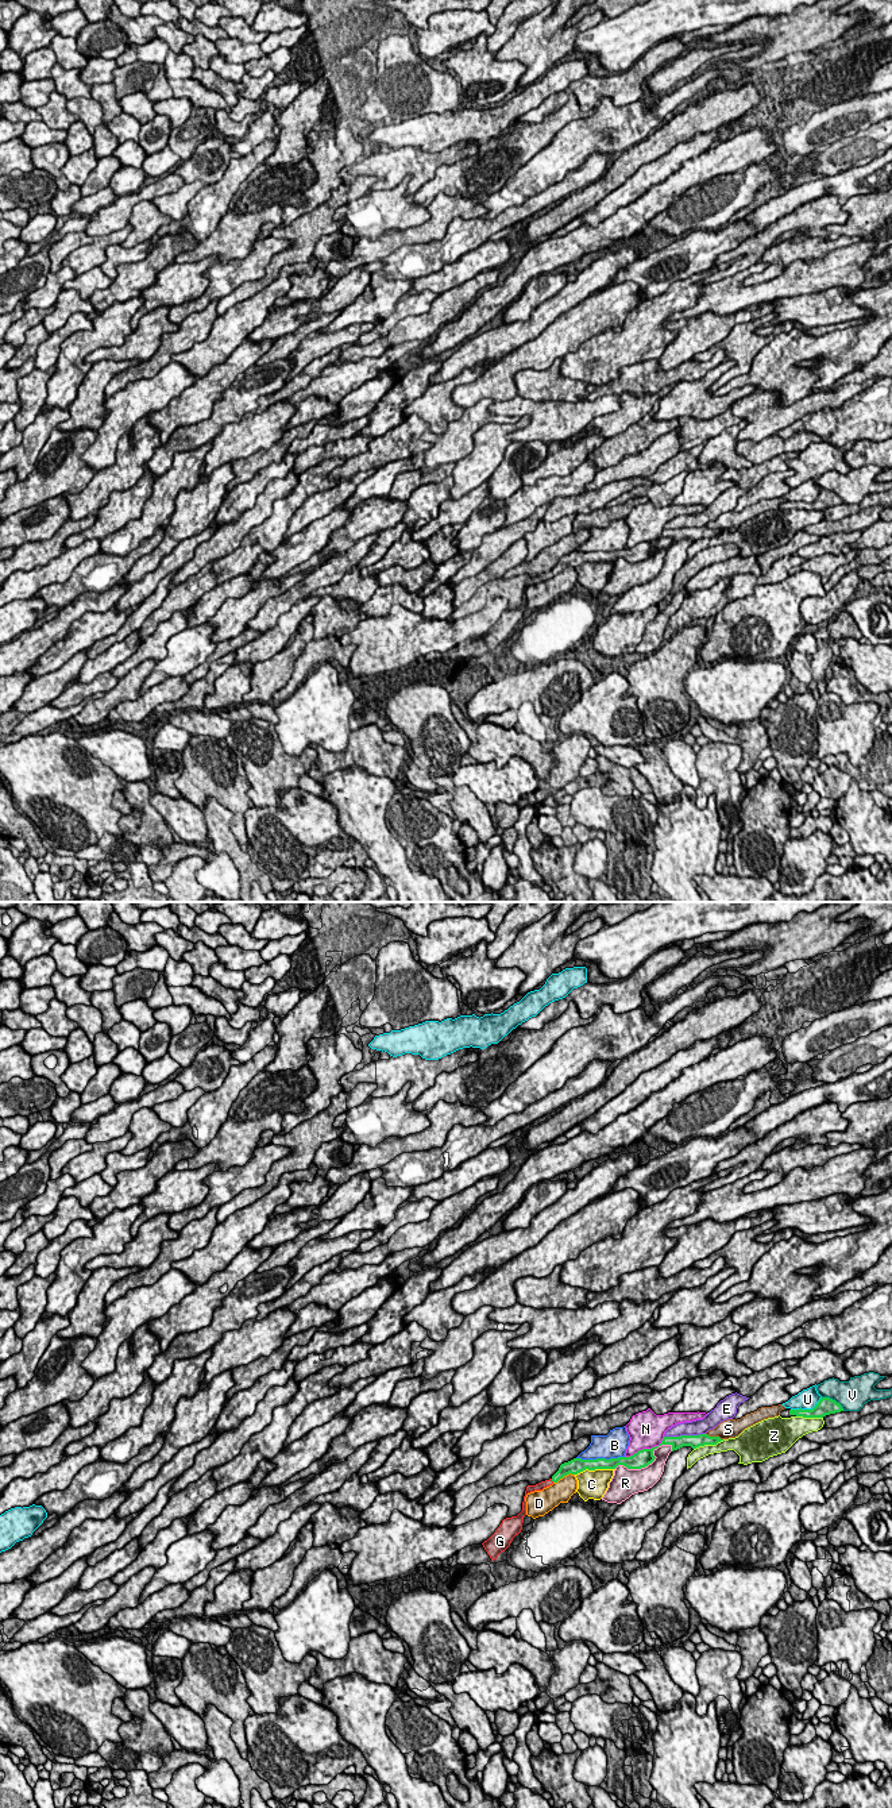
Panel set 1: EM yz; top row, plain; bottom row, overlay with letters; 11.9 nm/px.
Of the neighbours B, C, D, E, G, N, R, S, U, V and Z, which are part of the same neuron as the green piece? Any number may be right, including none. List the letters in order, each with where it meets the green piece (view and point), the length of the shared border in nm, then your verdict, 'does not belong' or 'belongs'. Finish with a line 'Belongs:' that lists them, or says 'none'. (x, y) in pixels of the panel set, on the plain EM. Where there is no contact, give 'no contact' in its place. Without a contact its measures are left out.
B: yz (599, 551) | 600 nm | does not belong
C: yz (594, 562) | 480 nm | does not belong
D: yz (563, 569) | 280 nm | does not belong
E: yz (684, 528) | 500 nm | does not belong
G: yz (552, 573) | 60 nm | belongs
N: yz (645, 542) | 550 nm | does not belong
R: yz (648, 556) | 750 nm | does not belong
S: yz (714, 529) | 220 nm | does not belong
U: yz (807, 502) | 400 nm | belongs
V: yz (834, 493) | 320 nm | does not belong
Z: yz (709, 536) | 380 nm | does not belong
Belongs: G, U

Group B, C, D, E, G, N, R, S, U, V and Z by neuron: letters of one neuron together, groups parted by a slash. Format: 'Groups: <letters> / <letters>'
Groups: B / C / D / E / G U / N / R / S / V / Z

